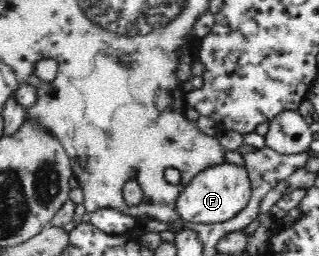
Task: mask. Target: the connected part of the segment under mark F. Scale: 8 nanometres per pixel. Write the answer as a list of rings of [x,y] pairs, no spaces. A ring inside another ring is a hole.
[[[232,163],[220,164],[201,170],[182,189],[174,203],[180,220],[194,224],[218,224],[234,218],[251,198],[251,182],[245,167]]]

